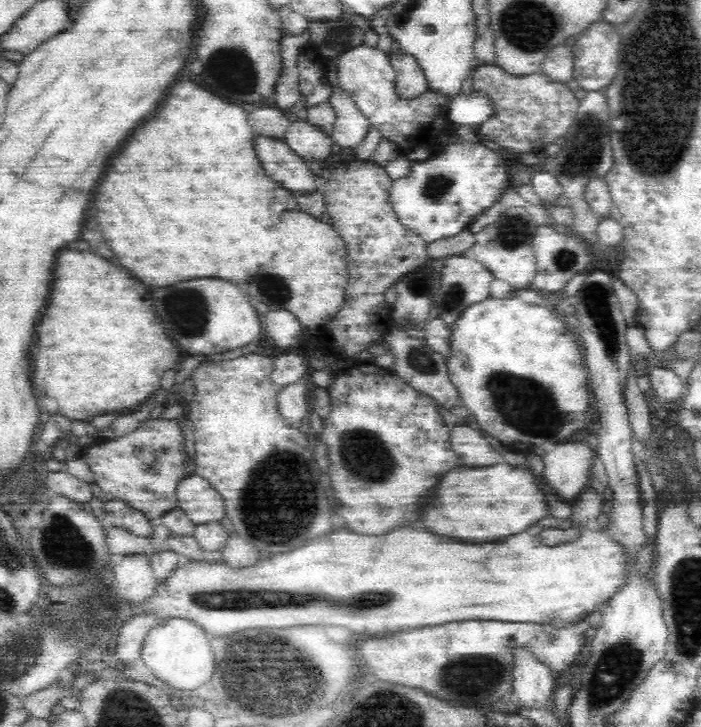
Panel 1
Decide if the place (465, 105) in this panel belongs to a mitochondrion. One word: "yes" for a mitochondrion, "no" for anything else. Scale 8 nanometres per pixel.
no

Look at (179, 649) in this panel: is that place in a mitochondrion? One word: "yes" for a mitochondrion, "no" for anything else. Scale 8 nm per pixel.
no

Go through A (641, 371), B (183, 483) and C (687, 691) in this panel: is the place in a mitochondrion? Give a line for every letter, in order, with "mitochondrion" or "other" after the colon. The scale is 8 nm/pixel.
A: other
B: other
C: other

